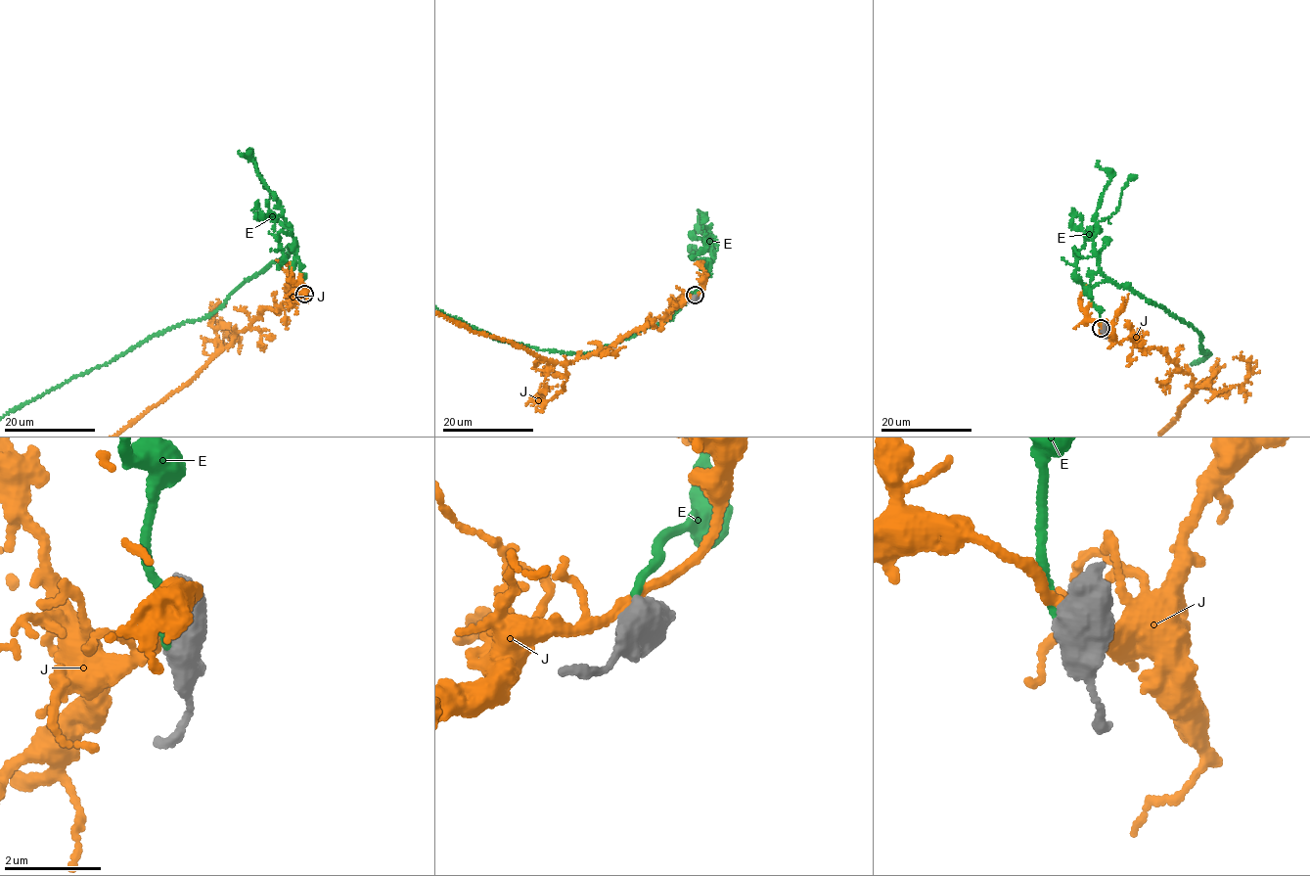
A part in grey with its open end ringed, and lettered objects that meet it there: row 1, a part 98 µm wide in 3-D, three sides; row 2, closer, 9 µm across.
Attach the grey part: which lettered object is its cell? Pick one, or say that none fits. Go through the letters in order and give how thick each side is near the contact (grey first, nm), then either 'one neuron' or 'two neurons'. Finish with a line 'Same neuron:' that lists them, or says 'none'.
E: 550 nm thick on the grey side, 140 nm on the other; one neuron
J: 650 nm thick on the grey side, 160 nm on the other; two neurons
Same neuron: E

